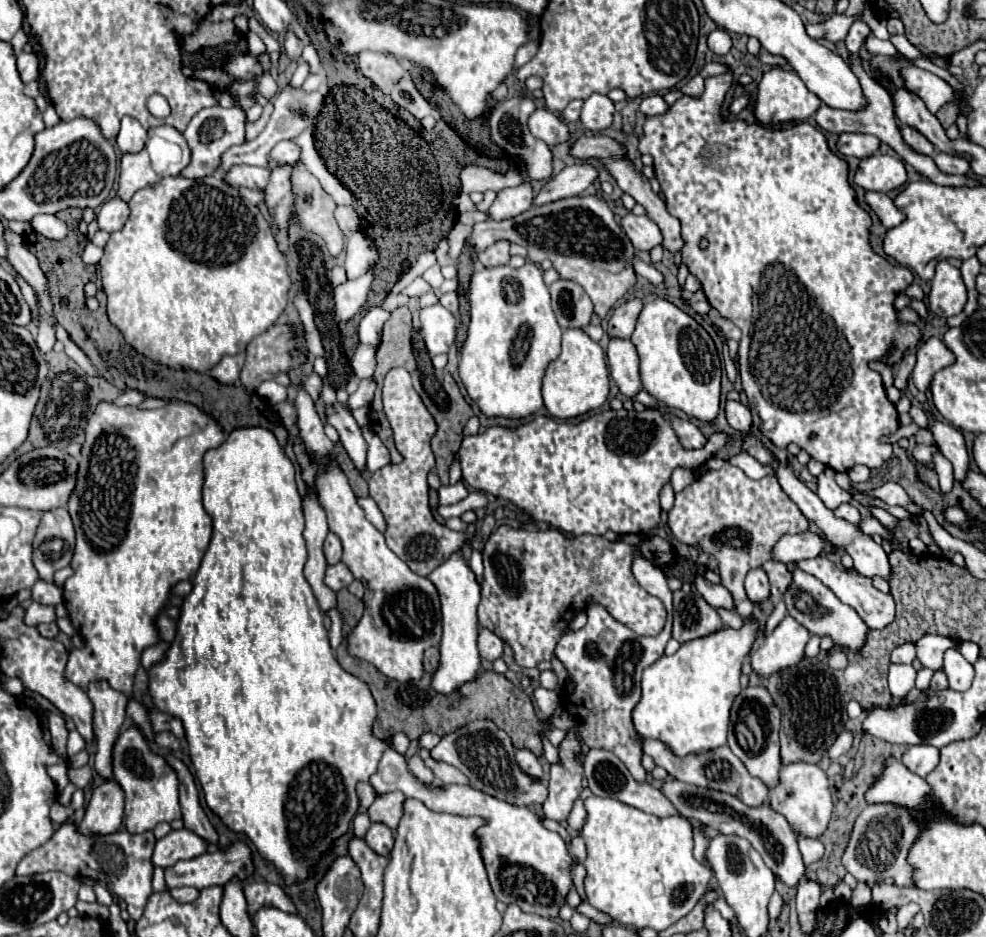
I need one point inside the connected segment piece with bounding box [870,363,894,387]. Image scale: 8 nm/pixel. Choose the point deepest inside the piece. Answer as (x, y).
(887, 374)

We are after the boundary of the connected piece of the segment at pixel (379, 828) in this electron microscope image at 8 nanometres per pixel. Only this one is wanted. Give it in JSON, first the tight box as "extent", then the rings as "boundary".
{"extent":[366,823,394,855],"boundary":[[[372,823],[370,831],[366,833],[366,843],[378,853],[378,855],[390,855],[394,847],[394,833],[382,823]]]}

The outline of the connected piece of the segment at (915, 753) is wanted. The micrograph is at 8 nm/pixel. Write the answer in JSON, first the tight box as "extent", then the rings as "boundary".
{"extent":[902,745,940,777],"boundary":[[[912,745],[904,755],[902,763],[920,777],[926,777],[938,765],[940,749],[932,745]]]}

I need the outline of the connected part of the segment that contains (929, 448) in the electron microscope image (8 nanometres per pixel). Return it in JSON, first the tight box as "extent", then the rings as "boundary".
{"extent":[912,445,938,469],"boundary":[[[916,445],[914,451],[912,451],[912,457],[914,457],[920,465],[924,465],[924,467],[928,467],[928,469],[934,469],[932,457],[934,457],[936,451],[938,451],[936,445]]]}

